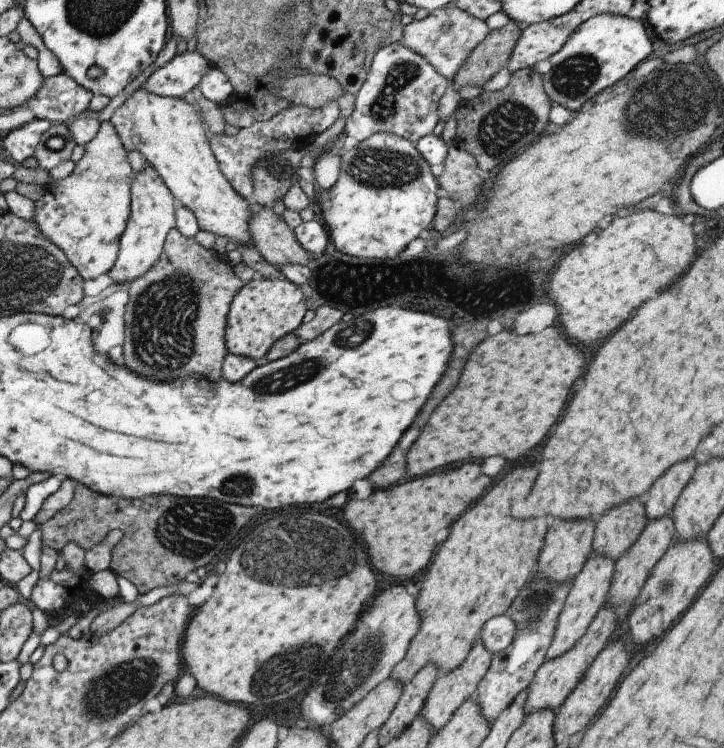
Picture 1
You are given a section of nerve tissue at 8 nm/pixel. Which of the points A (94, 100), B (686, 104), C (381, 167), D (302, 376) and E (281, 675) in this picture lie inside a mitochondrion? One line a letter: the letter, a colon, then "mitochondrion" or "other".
A: other
B: mitochondrion
C: mitochondrion
D: mitochondrion
E: mitochondrion

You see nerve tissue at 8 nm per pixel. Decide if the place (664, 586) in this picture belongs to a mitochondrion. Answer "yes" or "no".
yes

